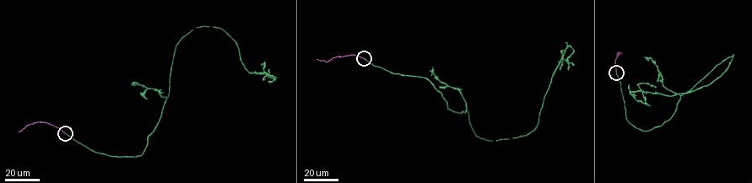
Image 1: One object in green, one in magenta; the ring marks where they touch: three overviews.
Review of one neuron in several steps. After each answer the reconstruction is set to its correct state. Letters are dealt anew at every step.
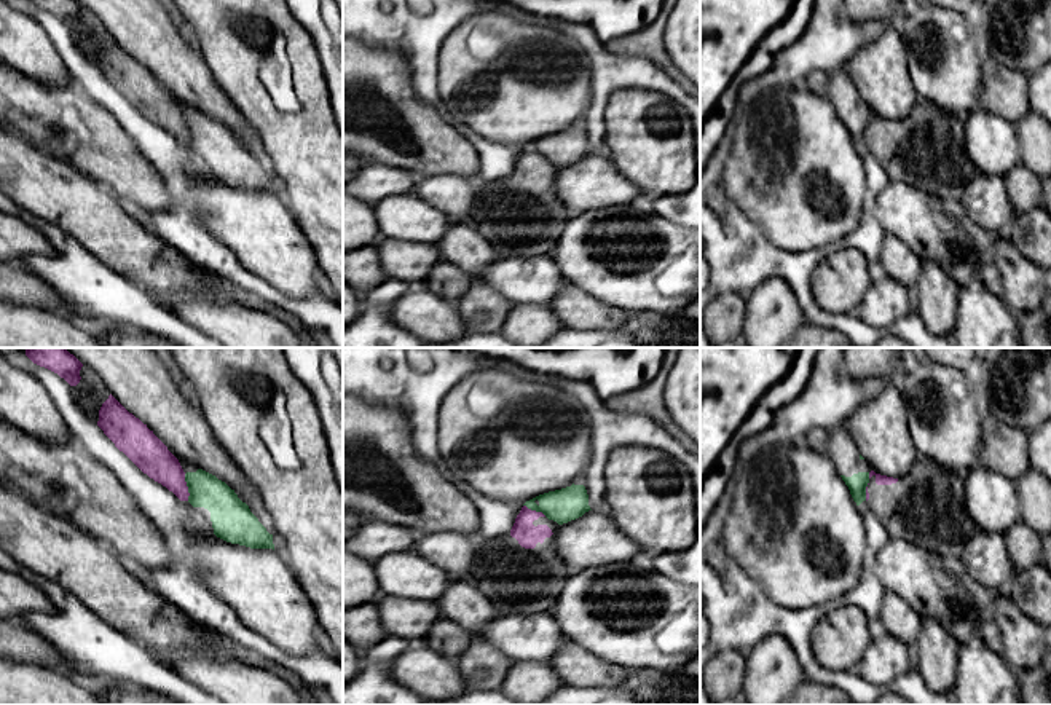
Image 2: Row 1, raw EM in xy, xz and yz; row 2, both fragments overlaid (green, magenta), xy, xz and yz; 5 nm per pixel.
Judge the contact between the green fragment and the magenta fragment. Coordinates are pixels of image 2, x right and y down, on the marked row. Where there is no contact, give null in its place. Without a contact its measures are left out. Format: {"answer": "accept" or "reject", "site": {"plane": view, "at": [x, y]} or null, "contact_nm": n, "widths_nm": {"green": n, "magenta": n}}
{"answer": "reject", "site": {"plane": "xy", "at": [187, 485]}, "contact_nm": 140, "widths_nm": {"green": 180, "magenta": 180}}

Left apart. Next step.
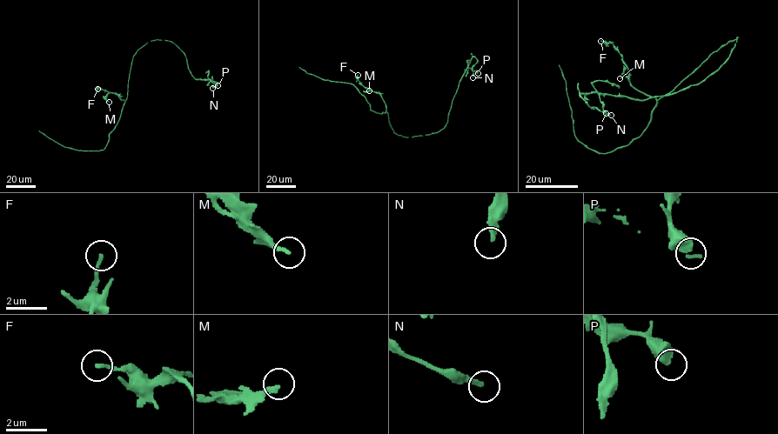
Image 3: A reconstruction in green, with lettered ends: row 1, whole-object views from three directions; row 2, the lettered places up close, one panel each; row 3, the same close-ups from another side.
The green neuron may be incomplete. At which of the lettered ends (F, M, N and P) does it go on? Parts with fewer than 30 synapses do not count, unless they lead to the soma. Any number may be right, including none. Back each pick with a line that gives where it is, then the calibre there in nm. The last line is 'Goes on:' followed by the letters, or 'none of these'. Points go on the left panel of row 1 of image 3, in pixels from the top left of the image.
Goes on: none of these

